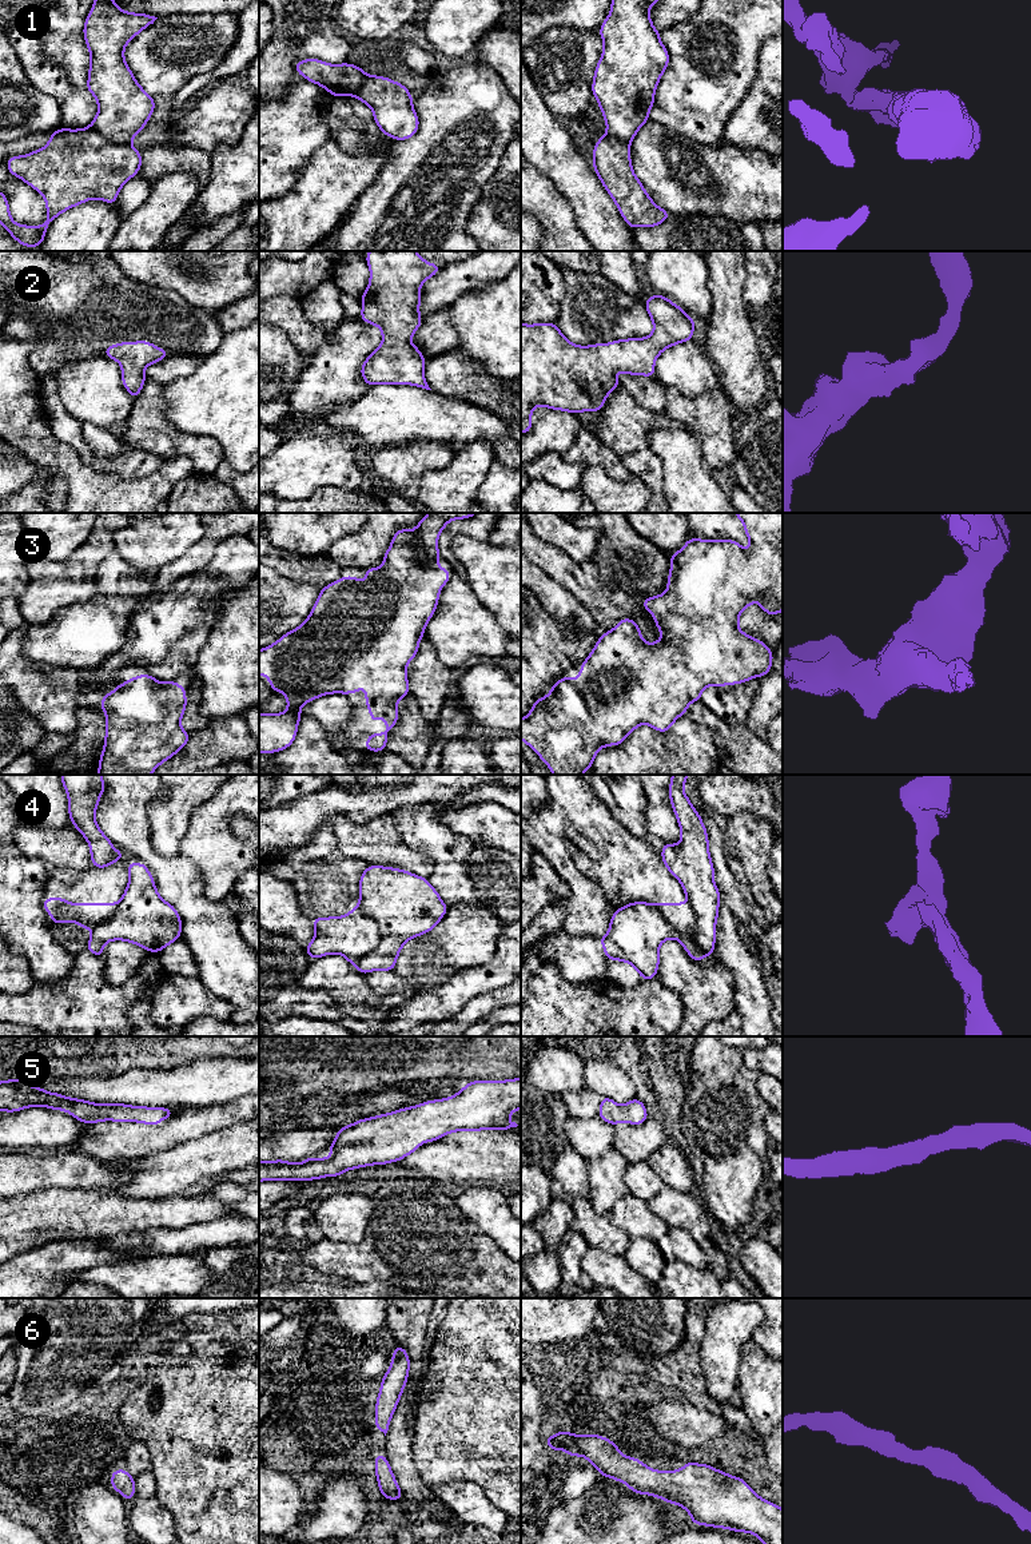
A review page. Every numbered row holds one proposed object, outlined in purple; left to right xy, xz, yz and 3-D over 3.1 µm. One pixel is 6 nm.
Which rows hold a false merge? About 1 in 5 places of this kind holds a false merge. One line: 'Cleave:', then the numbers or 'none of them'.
Cleave: 1, 4

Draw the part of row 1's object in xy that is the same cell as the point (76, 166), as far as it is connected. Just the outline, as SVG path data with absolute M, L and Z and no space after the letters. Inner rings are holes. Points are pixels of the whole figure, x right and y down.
M92 127L52 131L45 147L27 155L12 156L7 160L9 174L20 178L45 199L47 219L36 226L17 224L11 218L8 199L0 191L0 224L25 247L39 247L49 223L61 212L91 199L116 203L120 188L136 174L142 166L142 154L131 144L116 144L106 140Z

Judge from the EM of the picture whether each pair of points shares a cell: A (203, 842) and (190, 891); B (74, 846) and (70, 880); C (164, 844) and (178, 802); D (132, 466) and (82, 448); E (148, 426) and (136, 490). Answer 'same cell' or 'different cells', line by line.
A: different cells
B: different cells
C: same cell
D: same cell
E: different cells

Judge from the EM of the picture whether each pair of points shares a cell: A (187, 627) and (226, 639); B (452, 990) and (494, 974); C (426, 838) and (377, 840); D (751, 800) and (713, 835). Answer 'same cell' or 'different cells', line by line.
A: different cells
B: same cell
C: different cells
D: different cells

